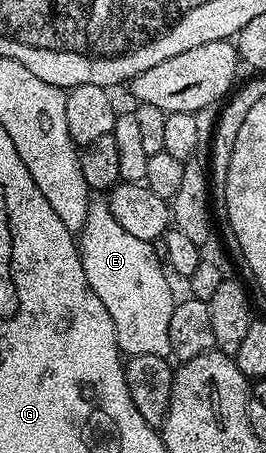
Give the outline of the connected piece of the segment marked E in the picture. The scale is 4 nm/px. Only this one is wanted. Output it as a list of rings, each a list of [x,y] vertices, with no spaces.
[[[102,196],[91,197],[88,204],[88,216],[84,220],[84,228],[80,235],[80,249],[84,276],[88,276],[88,284],[92,288],[92,292],[96,292],[96,296],[100,296],[104,308],[108,308],[108,316],[112,316],[119,350],[126,356],[147,354],[166,358],[170,354],[168,324],[172,324],[176,295],[170,291],[170,282],[166,279],[168,270],[159,251],[157,254],[151,243],[140,240],[140,236],[131,236],[127,230],[120,228],[116,216],[112,216],[109,201]]]

